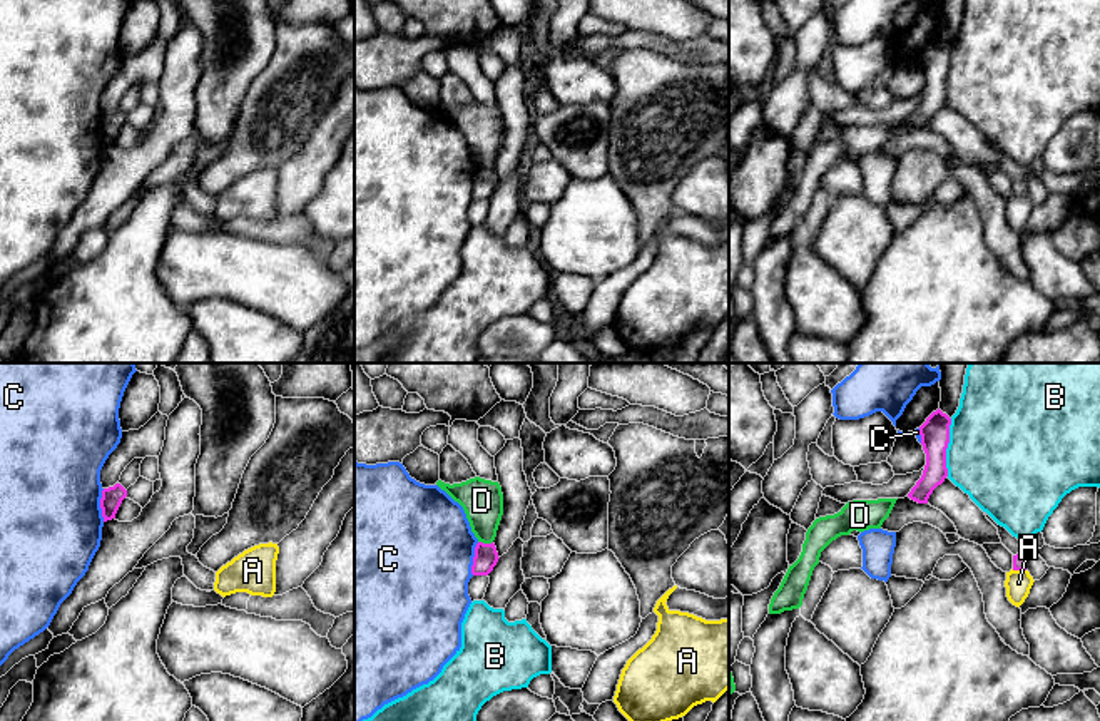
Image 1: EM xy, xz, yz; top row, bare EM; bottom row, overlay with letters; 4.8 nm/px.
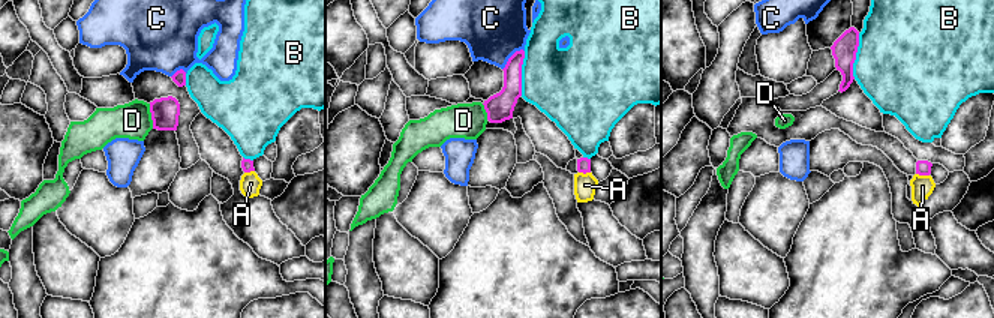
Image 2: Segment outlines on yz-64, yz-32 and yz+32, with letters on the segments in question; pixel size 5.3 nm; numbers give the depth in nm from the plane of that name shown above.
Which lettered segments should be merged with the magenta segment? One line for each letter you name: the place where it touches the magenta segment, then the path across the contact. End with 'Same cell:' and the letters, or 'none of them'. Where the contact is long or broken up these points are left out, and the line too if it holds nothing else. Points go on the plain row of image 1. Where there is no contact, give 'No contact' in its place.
Same cell: none of them

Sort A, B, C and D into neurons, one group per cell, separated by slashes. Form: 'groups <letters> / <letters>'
groups A / B / C / D

